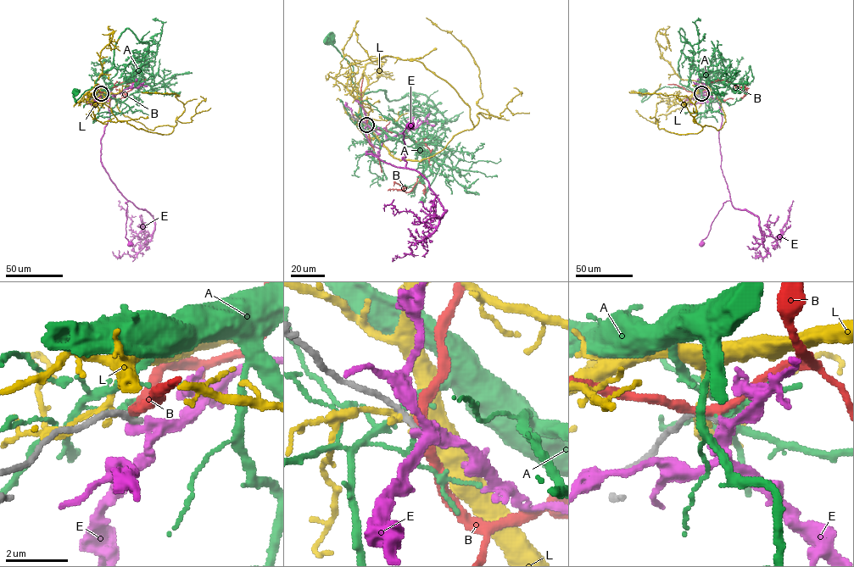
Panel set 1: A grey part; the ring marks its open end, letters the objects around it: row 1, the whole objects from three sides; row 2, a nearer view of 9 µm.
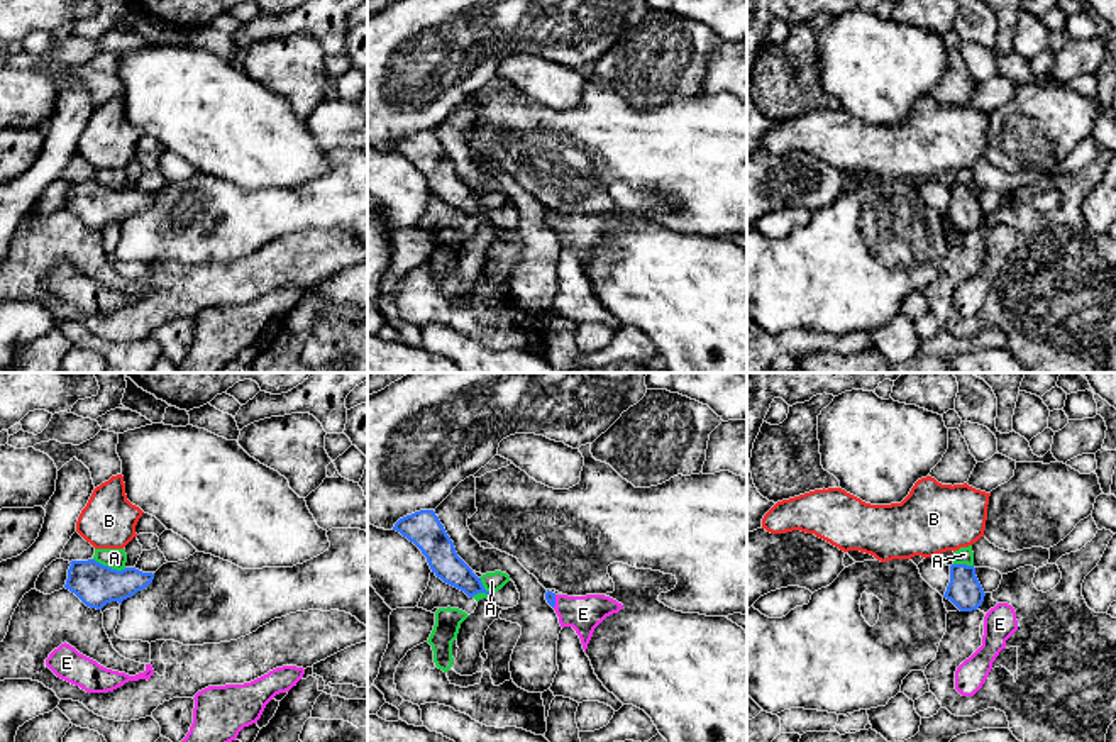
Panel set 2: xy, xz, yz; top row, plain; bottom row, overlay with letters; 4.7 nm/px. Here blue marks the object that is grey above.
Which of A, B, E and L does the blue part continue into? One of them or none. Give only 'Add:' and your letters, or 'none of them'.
Add: E

